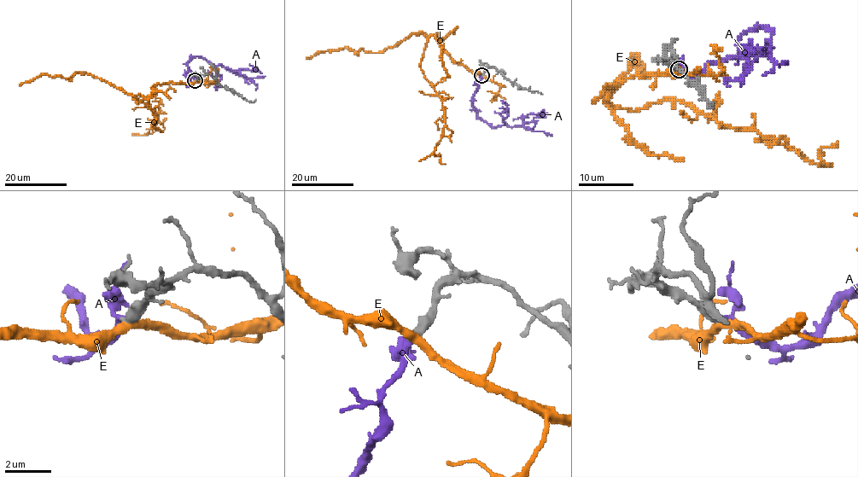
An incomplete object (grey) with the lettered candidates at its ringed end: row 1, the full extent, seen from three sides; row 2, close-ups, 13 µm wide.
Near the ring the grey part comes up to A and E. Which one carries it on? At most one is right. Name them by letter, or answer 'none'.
A

